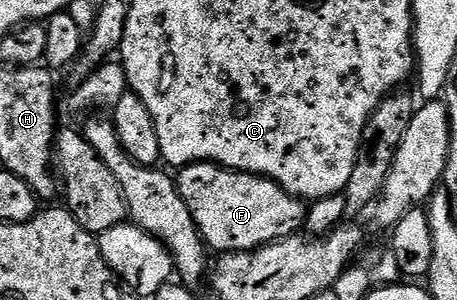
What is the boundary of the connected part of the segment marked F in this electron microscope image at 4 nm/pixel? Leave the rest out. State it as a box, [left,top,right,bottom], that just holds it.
[175,163,307,255]

